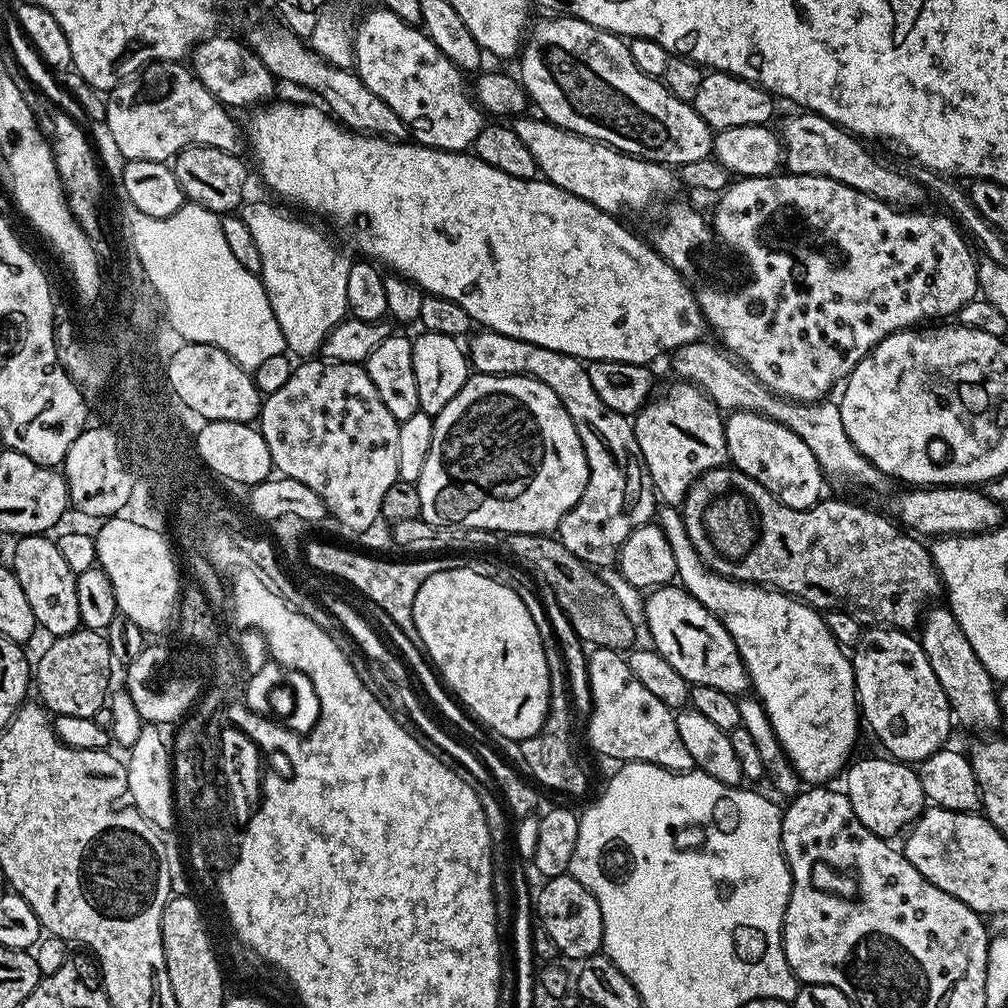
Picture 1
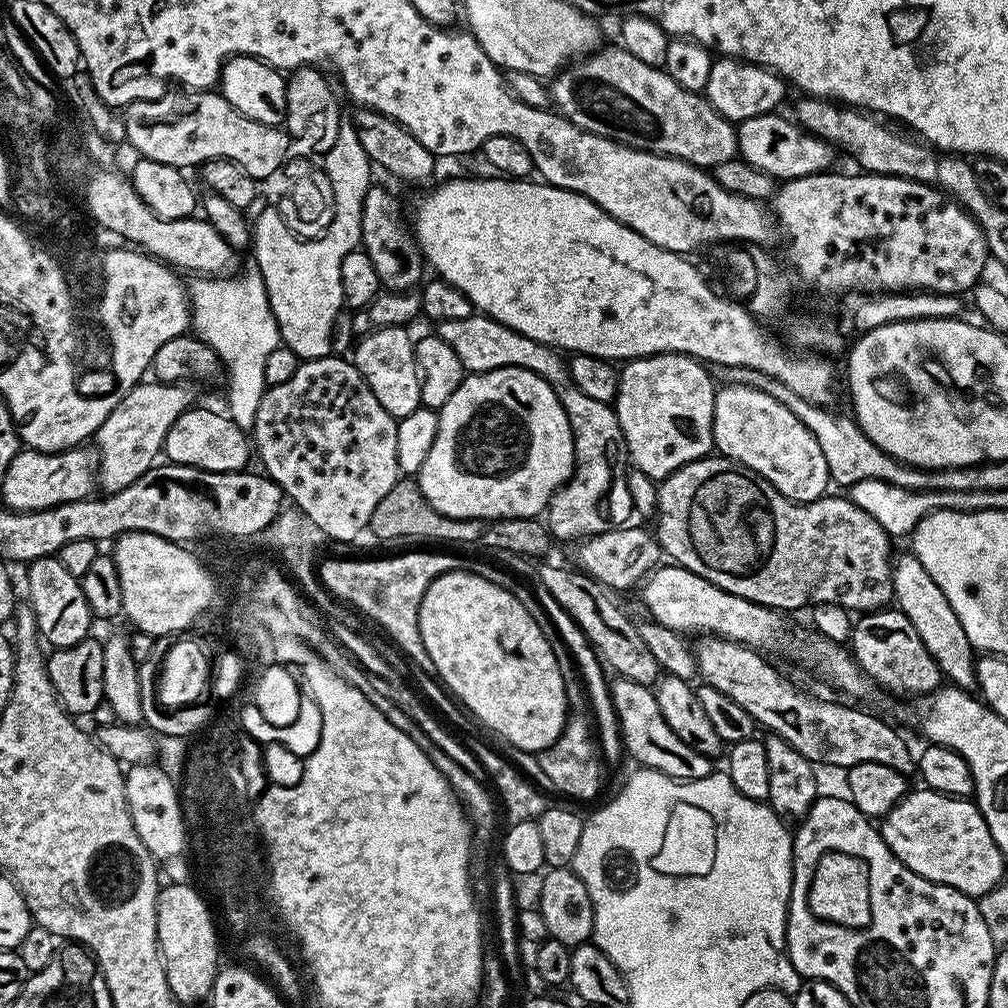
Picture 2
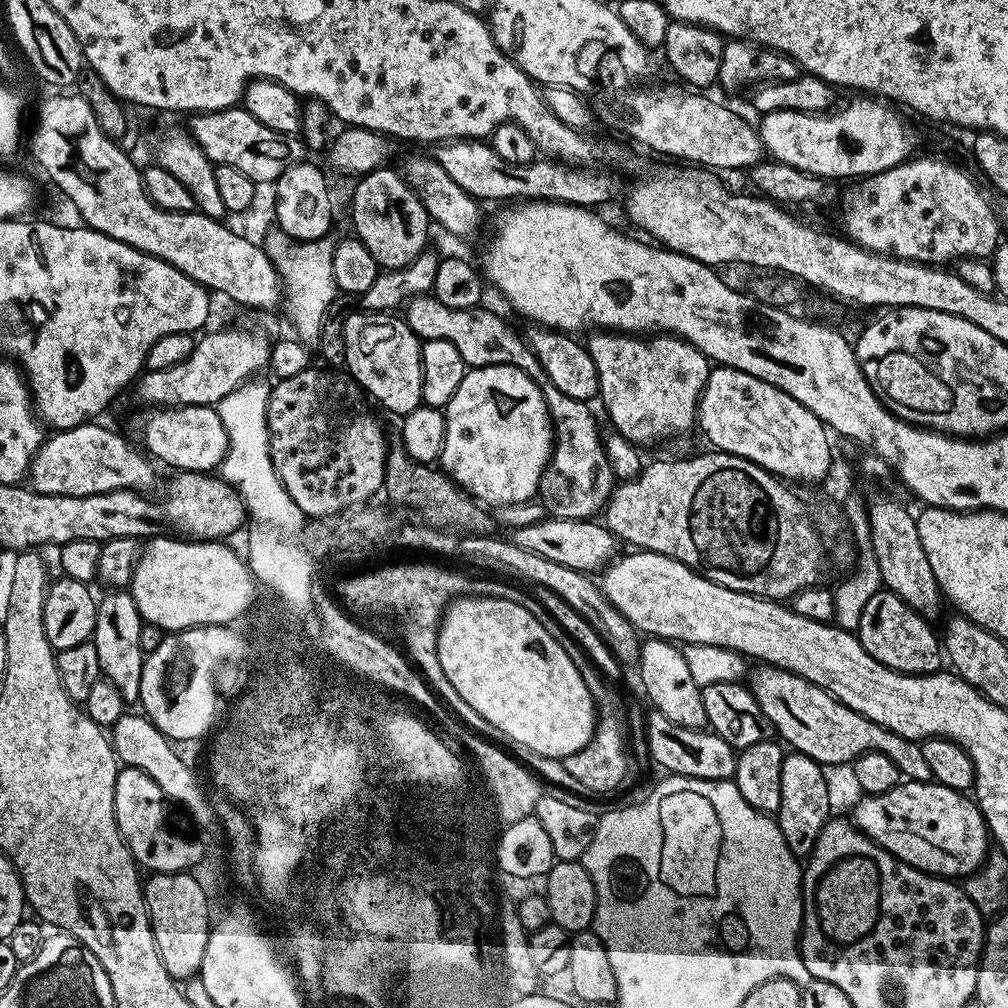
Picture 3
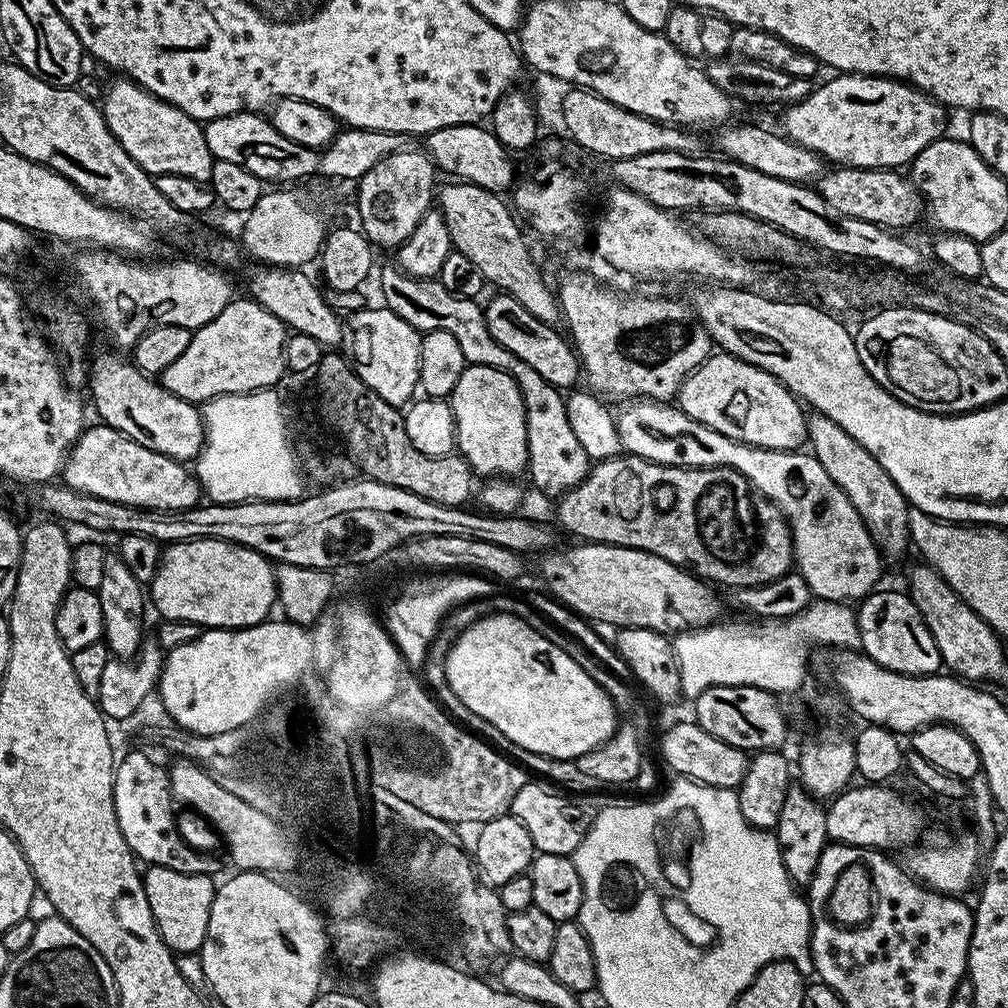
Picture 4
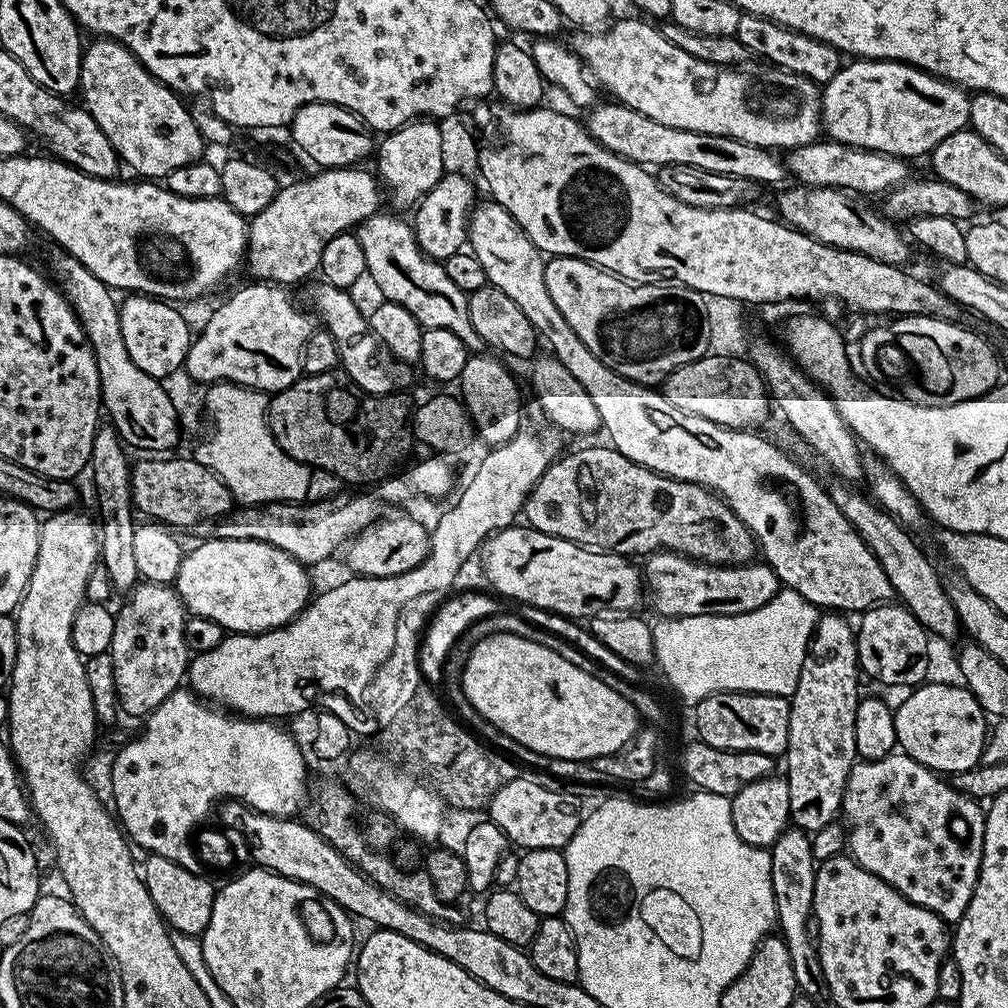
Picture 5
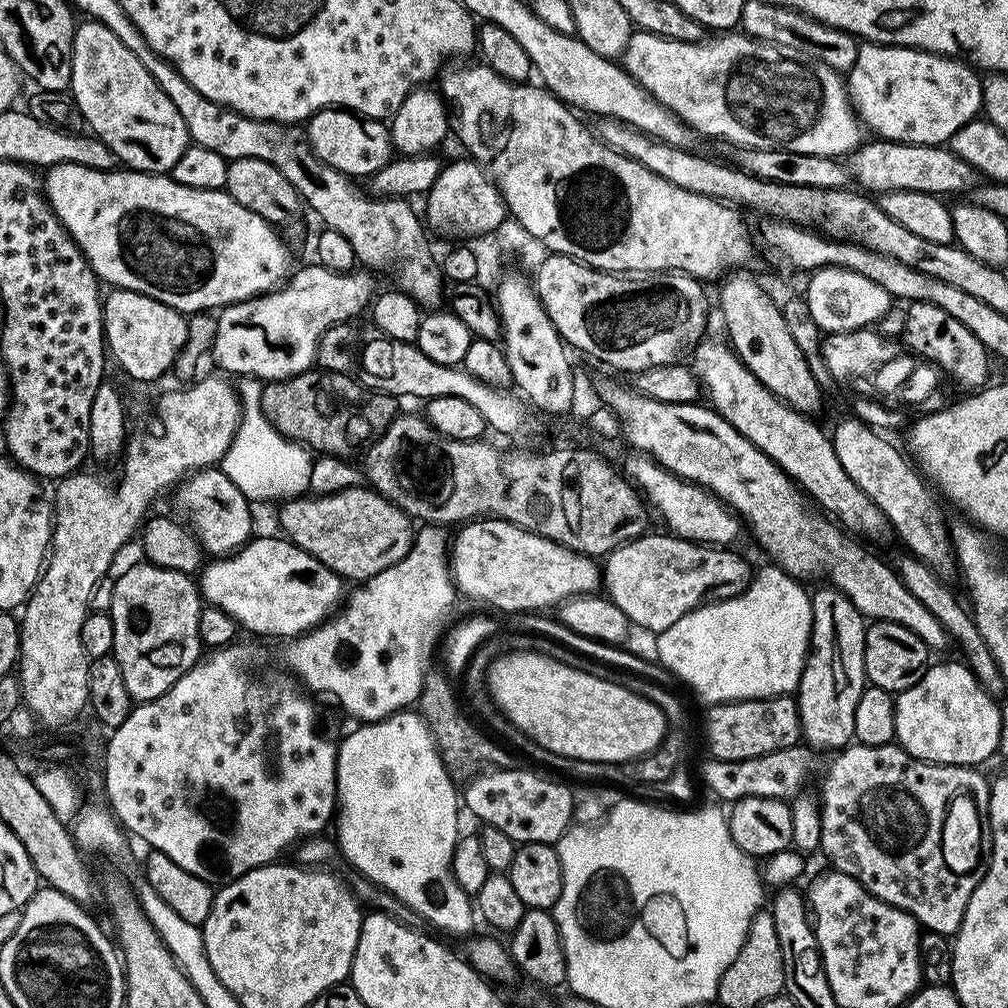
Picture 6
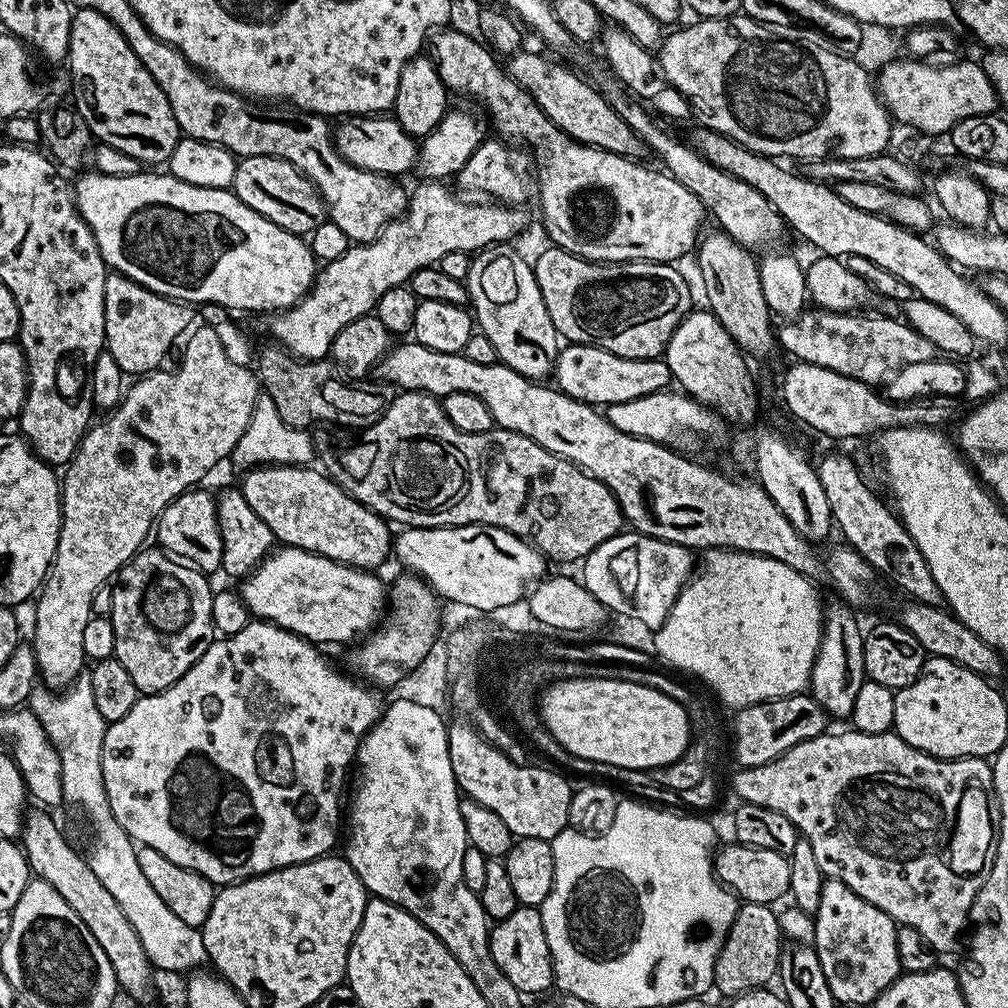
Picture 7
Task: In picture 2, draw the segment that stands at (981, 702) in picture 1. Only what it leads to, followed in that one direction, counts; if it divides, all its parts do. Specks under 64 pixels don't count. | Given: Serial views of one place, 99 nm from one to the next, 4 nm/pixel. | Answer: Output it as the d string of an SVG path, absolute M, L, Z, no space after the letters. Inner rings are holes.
M911 551L895 557L892 566L892 595L895 607L906 618L910 618L910 626L922 638L922 646L930 650L930 658L940 667L940 675L949 685L972 690L976 688L977 653L970 638L966 638L966 630L962 630L962 622L958 622L958 614L954 614L954 606L946 602L946 594L938 590L938 582L926 574L926 566L918 562Z

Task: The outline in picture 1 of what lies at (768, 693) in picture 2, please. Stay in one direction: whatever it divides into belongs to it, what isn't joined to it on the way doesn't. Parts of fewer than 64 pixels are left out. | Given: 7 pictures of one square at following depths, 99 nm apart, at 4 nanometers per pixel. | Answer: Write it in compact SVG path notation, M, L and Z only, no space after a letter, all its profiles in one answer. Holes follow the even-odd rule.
M683 586L654 588L647 593L643 627L648 628L649 634L652 635L651 647L658 654L662 654L662 658L666 658L666 662L670 662L670 666L674 666L674 670L678 670L678 674L682 674L682 678L686 678L689 685L714 686L714 690L722 690L737 698L749 691L748 671L738 654L734 638L728 633L726 626L722 626L720 619L710 614L710 610L699 604Z

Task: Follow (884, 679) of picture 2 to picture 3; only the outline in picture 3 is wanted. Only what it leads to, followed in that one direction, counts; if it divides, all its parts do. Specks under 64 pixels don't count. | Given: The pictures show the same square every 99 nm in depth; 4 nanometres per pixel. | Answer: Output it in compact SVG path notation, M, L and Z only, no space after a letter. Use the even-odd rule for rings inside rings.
M882 590L874 594L870 602L866 602L866 610L862 610L858 635L865 650L887 668L892 668L895 672L908 672L911 676L928 676L932 672L941 671L942 668L942 640L937 629L935 632L928 624L931 623L925 617L918 615L906 602L902 602L902 598L898 598L893 592Z

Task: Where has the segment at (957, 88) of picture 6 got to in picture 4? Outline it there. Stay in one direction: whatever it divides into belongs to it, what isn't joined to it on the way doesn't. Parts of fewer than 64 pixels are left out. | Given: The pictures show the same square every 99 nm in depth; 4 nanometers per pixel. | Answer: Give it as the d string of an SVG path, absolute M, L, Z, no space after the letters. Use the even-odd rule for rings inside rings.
M836 74L833 80L815 87L806 99L791 105L785 112L784 134L820 157L821 161L832 166L846 168L891 168L900 170L911 165L916 155L935 140L941 139L944 132L945 105L933 100L927 92L911 84L894 80L887 76L858 76L855 74Z

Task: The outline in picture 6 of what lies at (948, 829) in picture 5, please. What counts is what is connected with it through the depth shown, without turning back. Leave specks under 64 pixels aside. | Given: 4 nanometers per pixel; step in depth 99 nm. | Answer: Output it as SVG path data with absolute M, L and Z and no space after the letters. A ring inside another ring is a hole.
M893 742L882 746L866 746L865 744L851 743L846 748L839 749L836 756L828 764L824 777L820 780L820 821L822 822L822 838L819 851L825 852L832 859L831 867L837 872L854 878L871 896L886 902L895 908L901 908L915 918L921 929L937 932L949 938L955 937L960 928L962 918L966 914L966 906L970 902L970 894L982 882L988 869L988 856L992 853L992 831L988 828L988 793L989 781L972 766L958 764L928 764L925 760L914 758L905 748Z

